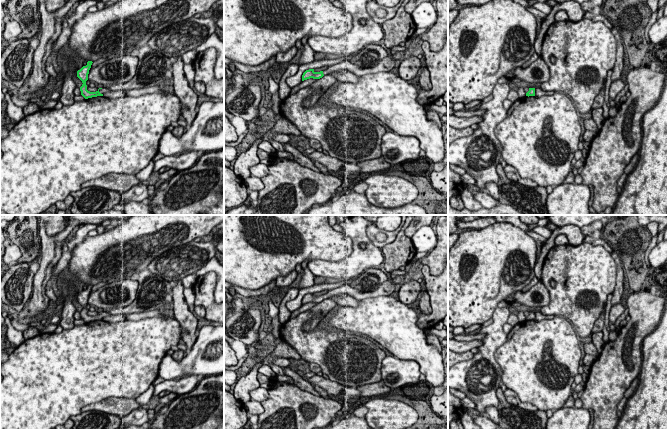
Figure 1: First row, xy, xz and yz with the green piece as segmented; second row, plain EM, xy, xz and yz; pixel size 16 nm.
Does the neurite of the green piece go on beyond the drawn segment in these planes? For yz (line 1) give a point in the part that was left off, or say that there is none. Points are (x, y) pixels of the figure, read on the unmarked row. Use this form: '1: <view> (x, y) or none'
1: none

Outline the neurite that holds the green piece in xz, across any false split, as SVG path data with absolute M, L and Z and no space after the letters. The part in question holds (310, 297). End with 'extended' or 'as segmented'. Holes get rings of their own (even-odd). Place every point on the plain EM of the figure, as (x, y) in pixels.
M391 280L383 282L377 289L371 290L369 292L361 292L358 289L352 288L348 284L342 284L340 287L329 290L326 294L315 296L314 293L306 294L302 299L302 305L313 302L320 303L324 299L327 299L331 296L345 293L351 297L362 300L368 297L377 297L377 296L389 296L394 292L394 285Z; extended

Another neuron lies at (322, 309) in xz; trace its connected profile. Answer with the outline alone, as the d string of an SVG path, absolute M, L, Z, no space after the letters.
M327 298L320 303L317 303L311 309L309 309L308 311L316 314L318 317L314 319L309 325L305 326L304 331L313 330L316 327L316 325L320 322L320 319L326 317L336 305L338 305L337 302L330 298Z

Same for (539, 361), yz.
M555 316L542 321L525 320L514 325L507 334L507 341L496 350L495 359L501 367L501 380L506 388L513 390L522 402L530 403L538 410L555 412L565 406L572 393L571 386L578 374L581 350L571 323L561 316Z

